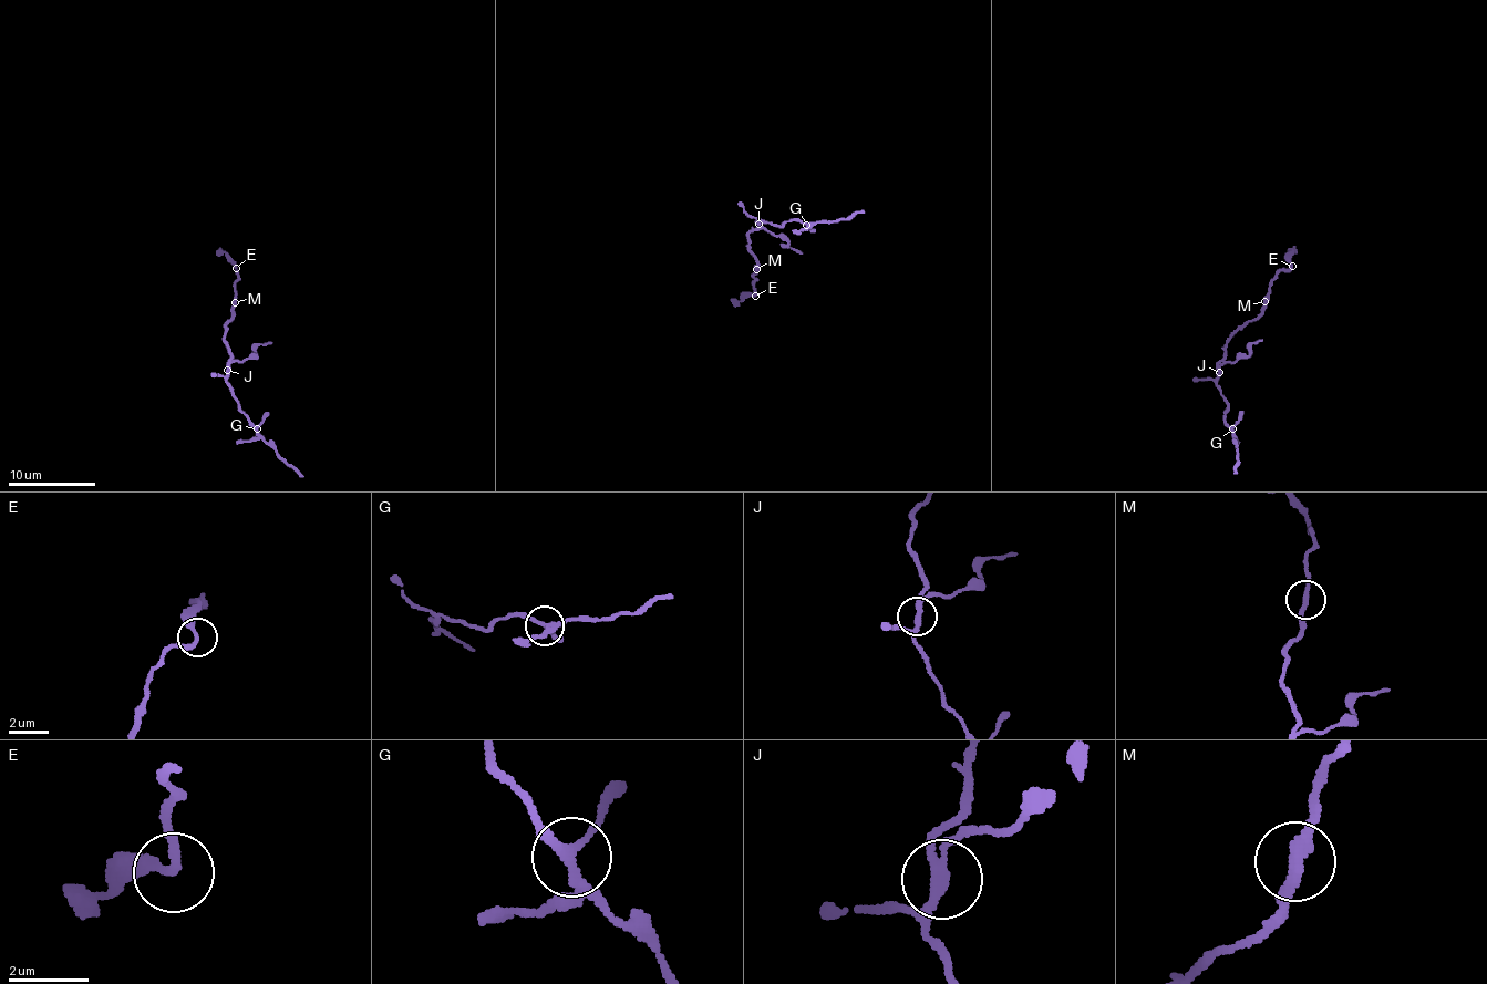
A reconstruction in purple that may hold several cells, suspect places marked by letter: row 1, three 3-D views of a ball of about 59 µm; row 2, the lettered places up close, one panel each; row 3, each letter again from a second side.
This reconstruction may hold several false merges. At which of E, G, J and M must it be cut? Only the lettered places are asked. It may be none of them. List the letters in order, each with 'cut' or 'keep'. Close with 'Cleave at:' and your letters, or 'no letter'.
E: keep
G: keep
J: cut
M: keep
Cleave at: J

